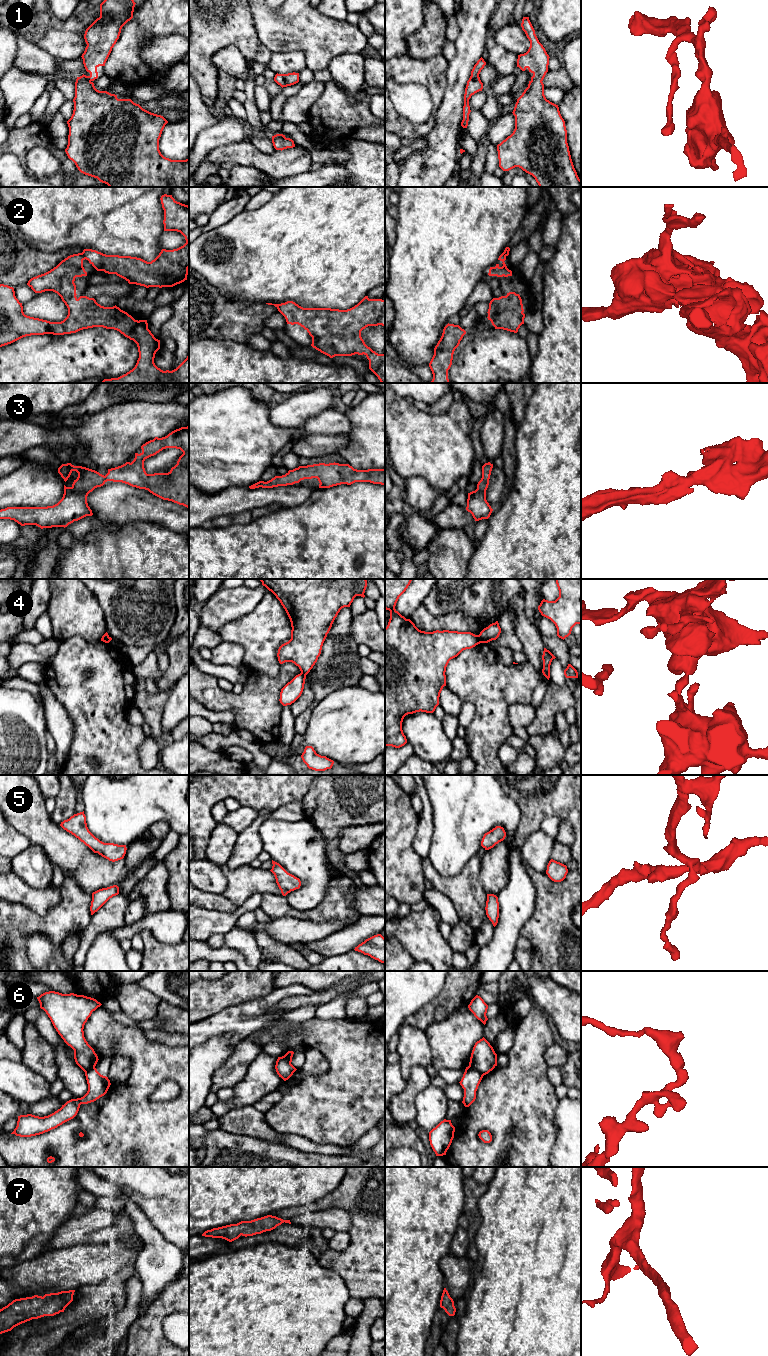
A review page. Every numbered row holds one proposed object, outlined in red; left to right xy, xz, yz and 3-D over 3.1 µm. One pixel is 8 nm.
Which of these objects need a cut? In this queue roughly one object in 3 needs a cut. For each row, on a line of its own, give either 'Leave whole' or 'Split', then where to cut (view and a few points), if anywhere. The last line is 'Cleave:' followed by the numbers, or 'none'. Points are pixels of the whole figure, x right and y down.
1: Leave whole. No split
2: Split. Split along xy (81, 253), (85, 258)
3: Leave whole. No split
4: Split. Split along yz (478, 635), (481, 642)
5: Leave whole. No split
6: Split. Split along yz (469, 1065), (483, 1075)
7: Leave whole. No split
Cleave: 2, 4, 6

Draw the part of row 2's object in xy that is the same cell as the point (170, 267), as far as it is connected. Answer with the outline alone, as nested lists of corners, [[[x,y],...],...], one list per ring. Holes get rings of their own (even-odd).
[[[172,195],[160,198],[164,210],[164,231],[180,232],[186,243],[173,250],[162,249],[159,255],[147,262],[131,256],[106,255],[84,249],[85,259],[97,270],[116,274],[129,284],[149,287],[173,287],[187,280],[189,269],[189,206],[177,202]]]

